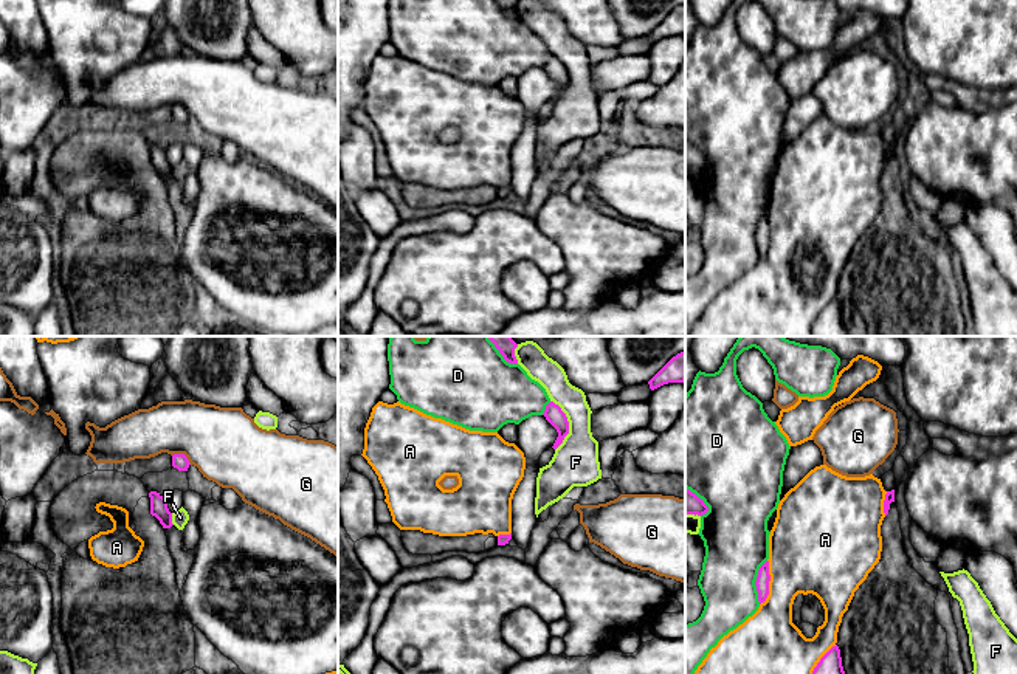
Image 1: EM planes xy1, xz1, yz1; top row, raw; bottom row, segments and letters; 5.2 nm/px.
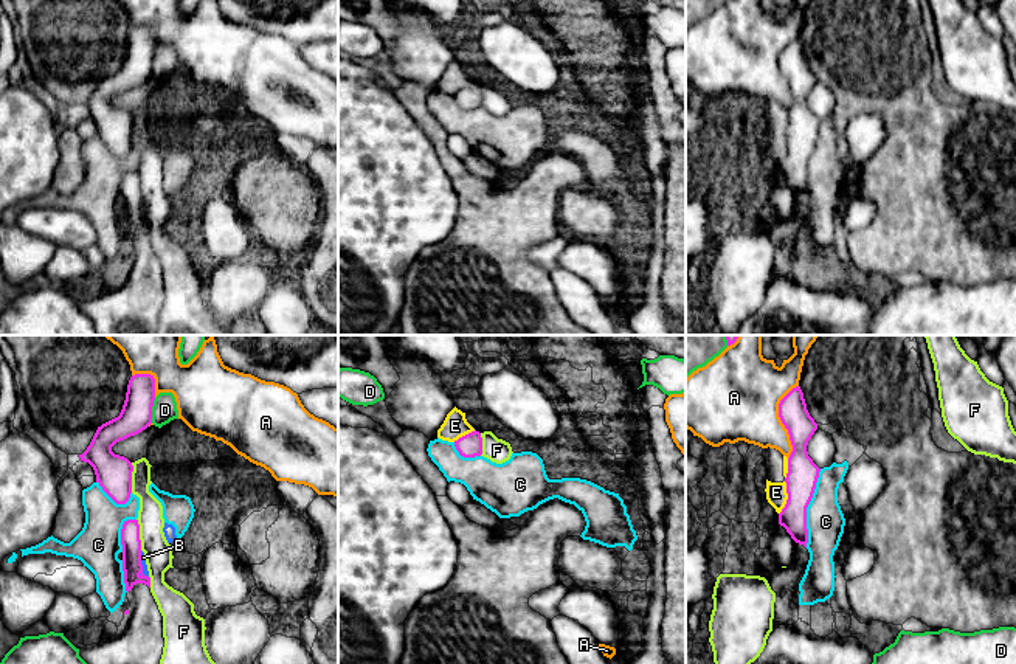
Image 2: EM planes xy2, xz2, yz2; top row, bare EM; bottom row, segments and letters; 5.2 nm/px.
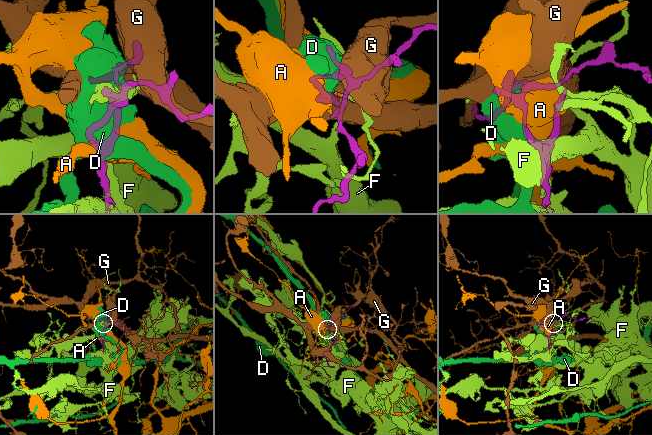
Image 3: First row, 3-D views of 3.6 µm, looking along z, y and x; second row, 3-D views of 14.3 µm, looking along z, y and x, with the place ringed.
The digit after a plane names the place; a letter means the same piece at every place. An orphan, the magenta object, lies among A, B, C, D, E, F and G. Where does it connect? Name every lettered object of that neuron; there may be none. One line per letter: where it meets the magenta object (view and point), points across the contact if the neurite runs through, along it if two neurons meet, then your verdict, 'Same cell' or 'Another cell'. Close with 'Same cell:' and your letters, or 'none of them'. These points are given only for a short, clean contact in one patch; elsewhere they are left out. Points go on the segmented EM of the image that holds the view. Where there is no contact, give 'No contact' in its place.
A: Touches magenta at yz2 (781, 419). Another cell
B: Touches magenta at xy2 (141, 565). Boundary: xy2 (140, 551), (141, 571), (148, 577). Another cell
C: Touches magenta at yz2 (807, 506). Another cell
D: Touches magenta at yz1 (755, 581). Another cell
E: Touches magenta at yz2 (788, 498). Boundary: yz2 (785, 481), (787, 503), (779, 514). Another cell
F: Touches magenta at xz1 (568, 425). Another cell
G: Touches magenta at xy1 (183, 454). Another cell
Same cell: none of them

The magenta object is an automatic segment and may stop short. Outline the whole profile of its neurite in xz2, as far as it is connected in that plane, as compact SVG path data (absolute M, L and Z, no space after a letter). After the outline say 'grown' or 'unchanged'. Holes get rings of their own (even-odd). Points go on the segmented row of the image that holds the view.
M472 431L458 441L454 441L454 447L464 458L475 458L482 455L482 437L479 431Z; unchanged

